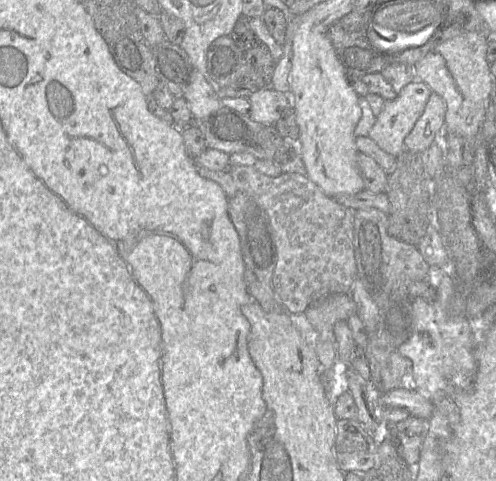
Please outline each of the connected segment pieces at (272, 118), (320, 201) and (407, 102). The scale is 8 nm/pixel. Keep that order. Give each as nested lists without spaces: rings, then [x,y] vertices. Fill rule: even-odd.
[[[271,88],[257,89],[248,99],[251,105],[249,117],[265,125],[274,125],[290,107],[285,94]]]
[[[232,165],[230,173],[238,191],[246,194],[263,211],[276,244],[277,262],[272,277],[272,287],[278,302],[292,316],[303,316],[314,303],[334,294],[350,294],[357,269],[353,248],[353,214],[356,210],[347,208],[326,196],[306,175],[282,173],[270,177],[260,173],[253,166]]]
[[[420,80],[407,84],[395,99],[385,101],[368,137],[383,151],[398,157],[406,150],[404,139],[423,114],[431,93]]]

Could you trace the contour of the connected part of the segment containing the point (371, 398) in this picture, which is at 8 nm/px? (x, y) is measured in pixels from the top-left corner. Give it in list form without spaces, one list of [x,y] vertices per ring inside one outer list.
[[[351,367],[347,369],[346,376],[349,392],[353,395],[358,410],[357,420],[379,447],[390,434],[386,421],[382,419],[385,407],[378,403],[381,393],[377,391],[371,380],[365,380]]]

